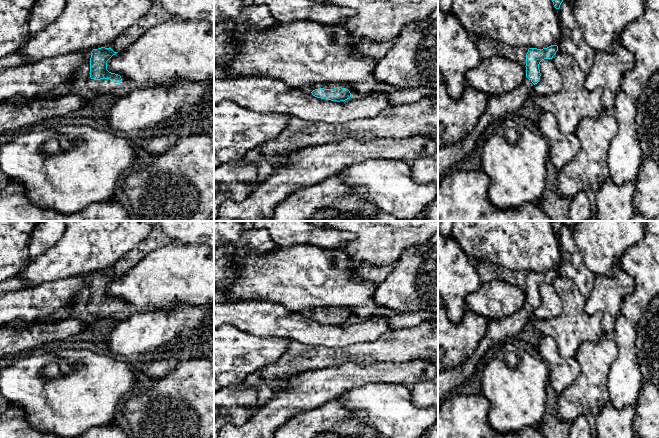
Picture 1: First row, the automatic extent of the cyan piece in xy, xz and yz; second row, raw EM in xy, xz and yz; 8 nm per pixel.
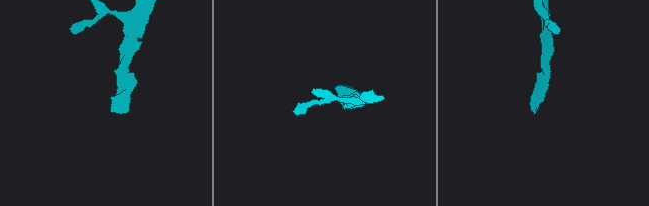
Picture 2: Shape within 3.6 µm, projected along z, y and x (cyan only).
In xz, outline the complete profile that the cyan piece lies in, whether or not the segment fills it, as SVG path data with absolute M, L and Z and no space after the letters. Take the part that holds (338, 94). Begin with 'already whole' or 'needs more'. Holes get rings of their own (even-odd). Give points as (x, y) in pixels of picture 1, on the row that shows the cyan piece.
needs more; M314 84L312 86L312 95L331 101L345 101L351 97L351 93L346 88L337 87L334 84Z

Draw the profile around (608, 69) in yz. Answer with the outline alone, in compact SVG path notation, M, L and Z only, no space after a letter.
M619 41L613 43L613 52L596 52L593 65L586 74L585 87L593 91L602 91L604 110L611 113L617 92L621 90L621 80L626 71L635 66L634 55L625 49Z

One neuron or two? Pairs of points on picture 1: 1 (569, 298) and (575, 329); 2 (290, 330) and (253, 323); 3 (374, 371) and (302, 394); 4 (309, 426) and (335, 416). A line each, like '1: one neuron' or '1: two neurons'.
1: one neuron
2: one neuron
3: one neuron
4: one neuron

